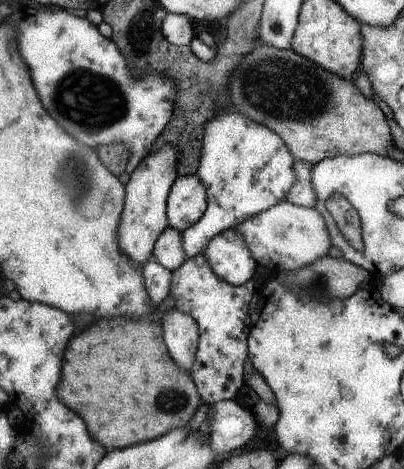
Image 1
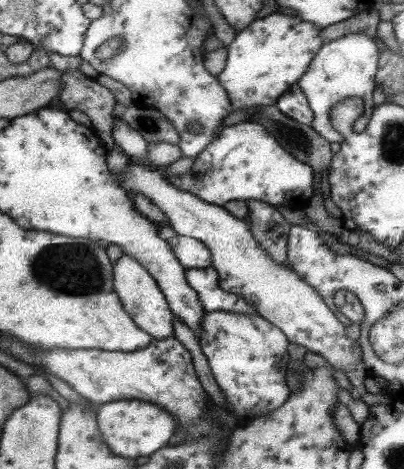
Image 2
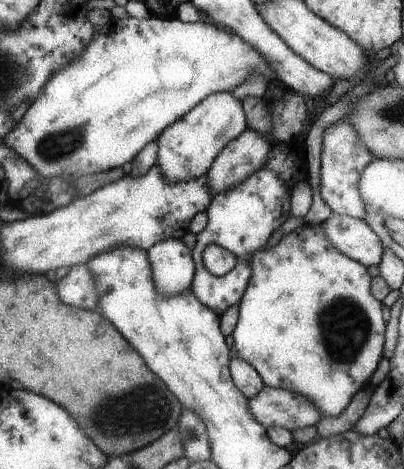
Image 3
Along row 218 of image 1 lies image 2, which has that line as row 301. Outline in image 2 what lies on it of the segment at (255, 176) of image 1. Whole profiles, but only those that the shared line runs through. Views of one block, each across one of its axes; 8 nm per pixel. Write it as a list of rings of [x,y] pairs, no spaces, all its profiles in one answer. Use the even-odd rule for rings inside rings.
[[[201,268],[185,270],[185,282],[189,284],[191,290],[195,290],[203,312],[235,312],[235,314],[259,316],[255,308],[247,306],[243,298],[219,288],[217,274],[211,270]]]

